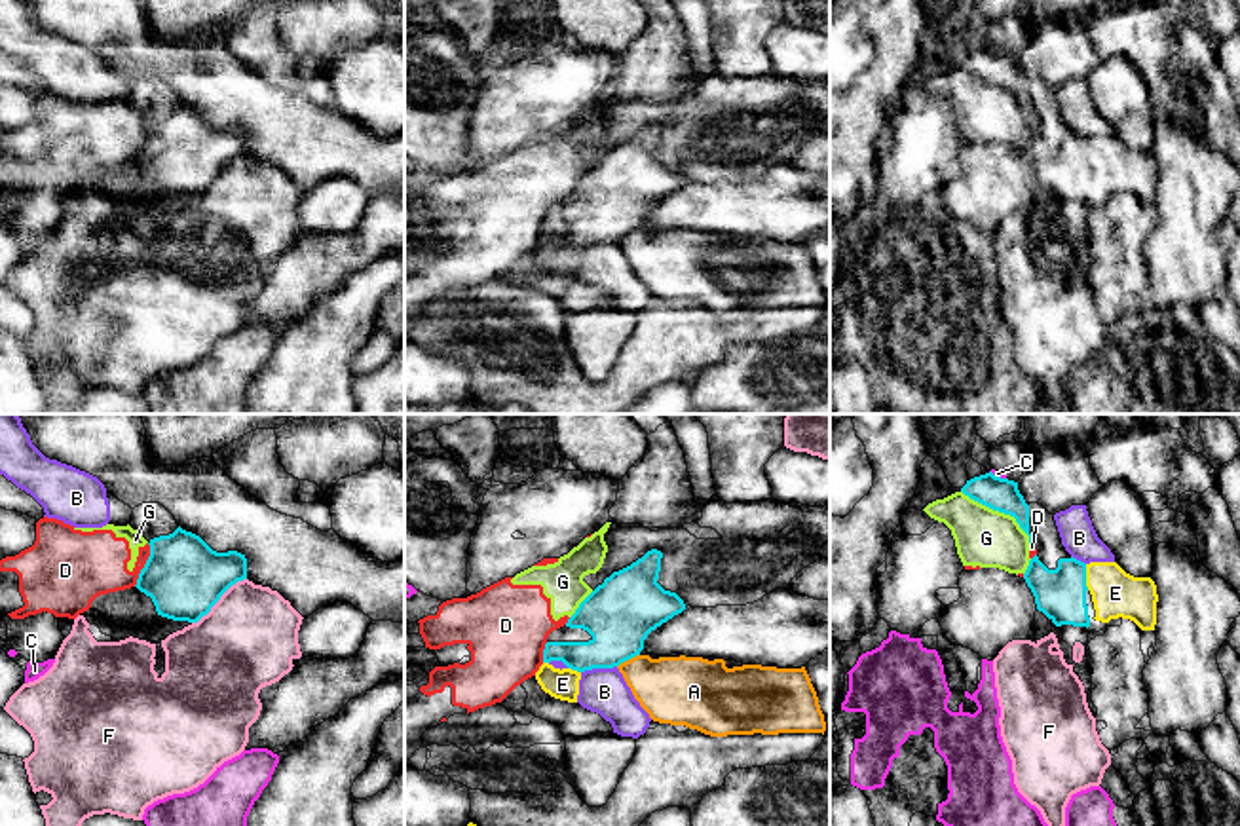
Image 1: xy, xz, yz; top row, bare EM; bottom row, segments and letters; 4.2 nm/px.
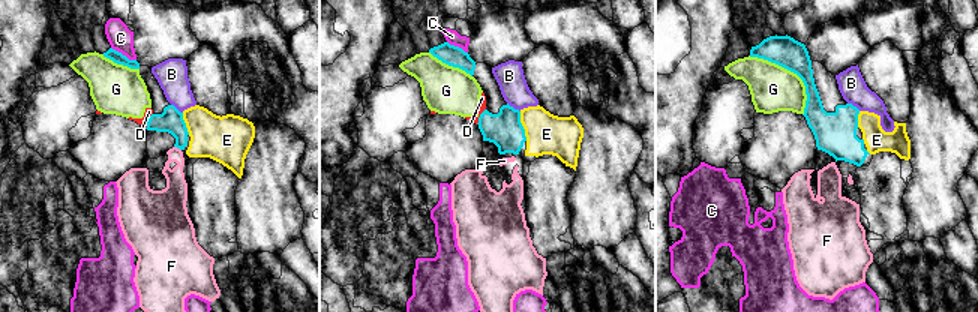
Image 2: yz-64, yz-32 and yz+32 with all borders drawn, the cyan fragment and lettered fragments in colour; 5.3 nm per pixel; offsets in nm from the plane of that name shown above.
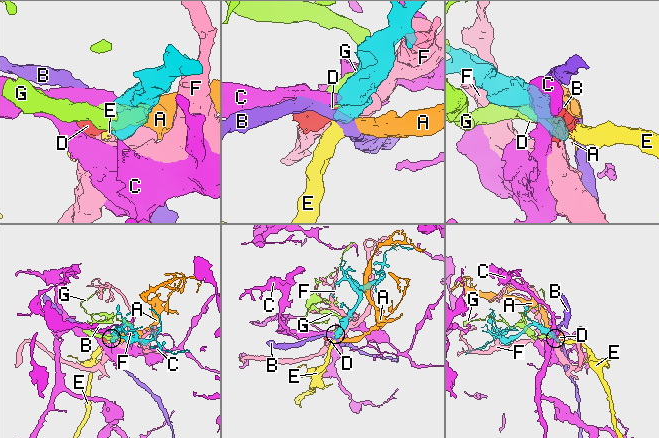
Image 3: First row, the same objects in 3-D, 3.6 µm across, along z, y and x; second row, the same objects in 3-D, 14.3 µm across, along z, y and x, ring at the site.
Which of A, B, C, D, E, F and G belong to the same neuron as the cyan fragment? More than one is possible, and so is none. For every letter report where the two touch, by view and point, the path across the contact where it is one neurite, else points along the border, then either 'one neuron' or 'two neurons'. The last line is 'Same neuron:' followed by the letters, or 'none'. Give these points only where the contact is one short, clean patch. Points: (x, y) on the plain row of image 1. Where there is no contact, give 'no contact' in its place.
A: contact xz (627, 234); border xz (638, 228), (618, 242); two neurons
B: contact xz (599, 242); border xz (616, 240), (582, 247); two neurons
C: contact yz (997, 52); border yz (990, 46), (1005, 54); two neurons
D: contact xy (145, 139); border xy (149, 118), (149, 133), (133, 160); two neurons
E: contact yz (1085, 152); way yz (1060, 169), (1085, 152), (1100, 152), (1115, 168); one neuron
F: contact xy (219, 173); two neurons
G: contact yz (1001, 86); two neurons
Same neuron: E

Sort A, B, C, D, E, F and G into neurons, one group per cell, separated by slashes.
A / B / C / D G / E / F

